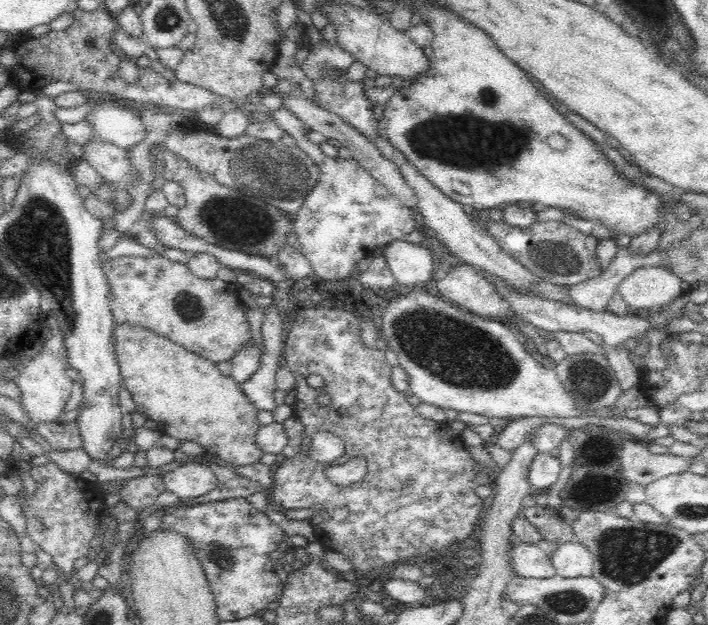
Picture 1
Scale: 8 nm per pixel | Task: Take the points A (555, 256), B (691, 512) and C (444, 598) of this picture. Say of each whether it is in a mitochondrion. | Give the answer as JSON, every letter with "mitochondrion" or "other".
{"A":"mitochondrion","B":"mitochondrion","C":"other"}

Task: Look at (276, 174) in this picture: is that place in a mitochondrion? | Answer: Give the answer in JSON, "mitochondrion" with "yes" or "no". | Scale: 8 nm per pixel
{"mitochondrion":"yes"}

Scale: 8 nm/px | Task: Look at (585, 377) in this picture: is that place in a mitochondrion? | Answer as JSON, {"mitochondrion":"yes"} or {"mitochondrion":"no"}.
{"mitochondrion":"yes"}

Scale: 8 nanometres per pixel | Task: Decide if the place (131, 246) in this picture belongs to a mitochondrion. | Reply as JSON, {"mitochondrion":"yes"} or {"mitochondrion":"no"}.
{"mitochondrion":"no"}

